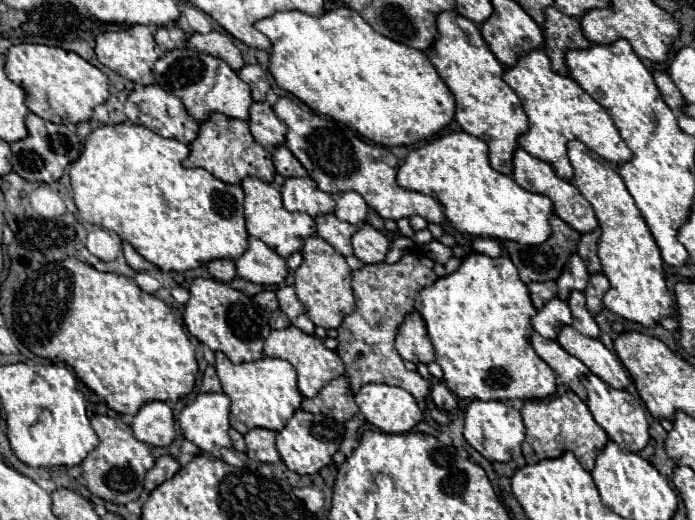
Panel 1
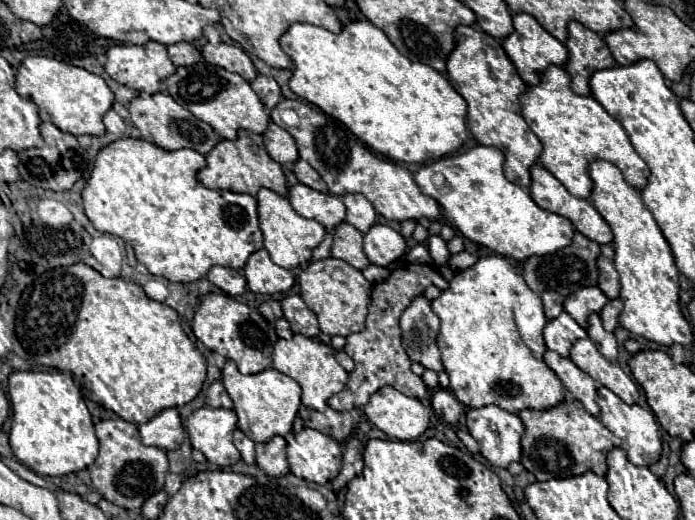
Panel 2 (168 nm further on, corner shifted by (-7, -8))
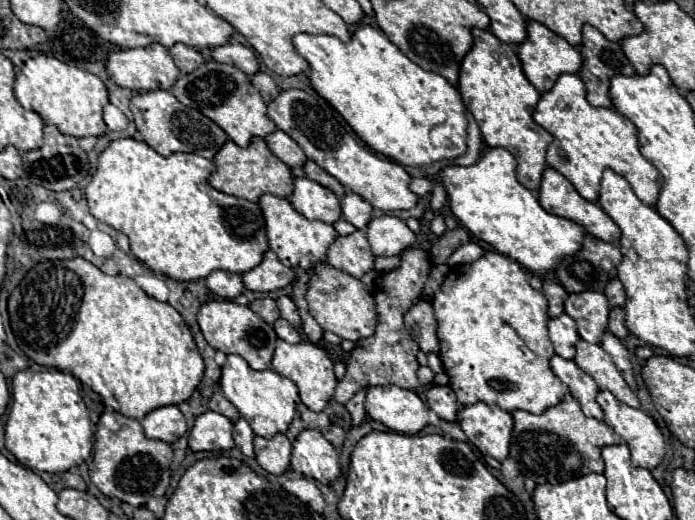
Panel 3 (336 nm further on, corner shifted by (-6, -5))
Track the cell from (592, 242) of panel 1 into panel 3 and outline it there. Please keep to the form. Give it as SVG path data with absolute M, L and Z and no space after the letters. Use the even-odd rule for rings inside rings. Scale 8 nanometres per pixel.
M612 279L612 281L608 283L608 287L606 287L604 293L606 293L608 301L610 301L610 307L622 307L624 301L626 301L624 287L622 287L622 283L620 283L618 279Z

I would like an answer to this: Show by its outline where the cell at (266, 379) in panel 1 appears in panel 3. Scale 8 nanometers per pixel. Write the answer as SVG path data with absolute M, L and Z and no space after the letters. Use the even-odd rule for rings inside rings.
M228 355L222 367L220 387L224 397L240 411L256 435L270 439L276 433L286 433L298 403L298 387L288 377L282 377L272 369L254 371L240 355Z

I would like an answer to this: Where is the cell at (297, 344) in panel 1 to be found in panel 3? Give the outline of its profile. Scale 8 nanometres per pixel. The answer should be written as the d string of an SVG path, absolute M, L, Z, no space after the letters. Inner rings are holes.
M278 339L274 359L272 359L272 369L296 383L296 387L300 391L300 399L310 411L322 411L326 407L326 403L332 399L336 383L338 383L334 377L332 359L326 355L324 349L320 349L308 341L298 343L298 345L290 345L290 343Z

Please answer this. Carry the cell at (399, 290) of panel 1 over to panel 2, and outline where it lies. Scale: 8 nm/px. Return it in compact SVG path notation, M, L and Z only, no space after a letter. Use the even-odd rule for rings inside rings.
M409 264L405 268L393 270L387 280L373 286L365 330L357 332L357 334L349 334L345 338L347 344L345 344L343 352L353 358L355 370L349 374L345 388L339 394L331 396L331 400L329 400L331 408L341 410L341 412L347 412L353 408L363 408L367 404L369 396L383 386L393 386L401 394L417 398L417 400L423 400L427 396L427 386L425 386L423 378L419 378L411 372L411 360L401 346L399 316L431 284L437 286L439 290L445 290L449 286L445 282L445 278L435 270L435 266L431 266L431 264L427 264L427 266L425 264Z

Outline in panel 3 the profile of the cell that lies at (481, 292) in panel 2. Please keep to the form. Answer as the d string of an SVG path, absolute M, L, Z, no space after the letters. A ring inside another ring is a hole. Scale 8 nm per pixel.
M486 251L474 263L452 267L434 295L432 305L438 321L438 355L450 379L450 387L462 405L484 401L496 403L504 411L522 409L540 415L560 403L568 393L568 387L550 369L554 347L548 339L548 301L540 291L530 287L528 273L514 259L498 251Z

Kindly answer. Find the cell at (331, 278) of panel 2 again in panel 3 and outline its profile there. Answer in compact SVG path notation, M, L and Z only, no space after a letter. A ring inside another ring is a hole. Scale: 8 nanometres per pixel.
M316 263L312 271L314 273L310 279L310 289L306 293L306 301L308 301L310 315L316 319L316 323L324 331L332 331L342 339L360 341L360 339L370 337L376 329L378 319L376 319L374 297L366 289L366 285L360 279L350 277L328 263Z

